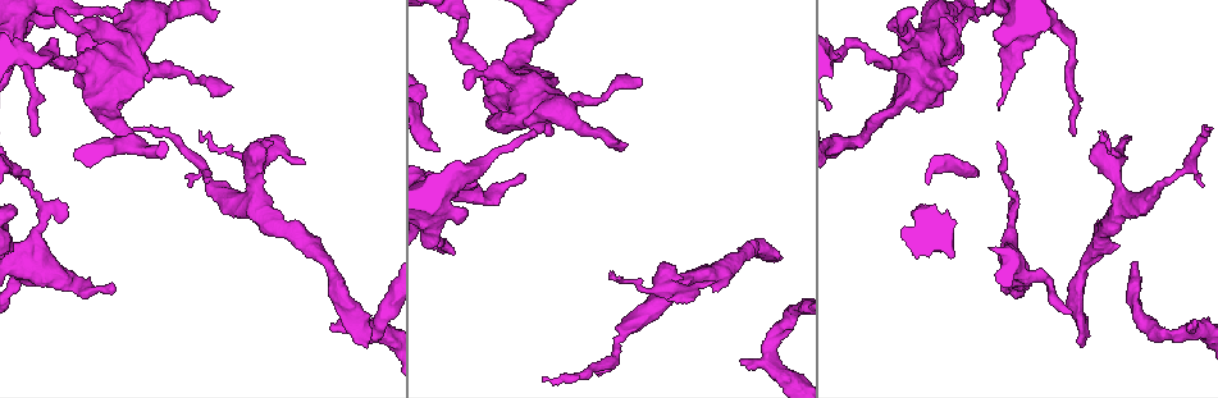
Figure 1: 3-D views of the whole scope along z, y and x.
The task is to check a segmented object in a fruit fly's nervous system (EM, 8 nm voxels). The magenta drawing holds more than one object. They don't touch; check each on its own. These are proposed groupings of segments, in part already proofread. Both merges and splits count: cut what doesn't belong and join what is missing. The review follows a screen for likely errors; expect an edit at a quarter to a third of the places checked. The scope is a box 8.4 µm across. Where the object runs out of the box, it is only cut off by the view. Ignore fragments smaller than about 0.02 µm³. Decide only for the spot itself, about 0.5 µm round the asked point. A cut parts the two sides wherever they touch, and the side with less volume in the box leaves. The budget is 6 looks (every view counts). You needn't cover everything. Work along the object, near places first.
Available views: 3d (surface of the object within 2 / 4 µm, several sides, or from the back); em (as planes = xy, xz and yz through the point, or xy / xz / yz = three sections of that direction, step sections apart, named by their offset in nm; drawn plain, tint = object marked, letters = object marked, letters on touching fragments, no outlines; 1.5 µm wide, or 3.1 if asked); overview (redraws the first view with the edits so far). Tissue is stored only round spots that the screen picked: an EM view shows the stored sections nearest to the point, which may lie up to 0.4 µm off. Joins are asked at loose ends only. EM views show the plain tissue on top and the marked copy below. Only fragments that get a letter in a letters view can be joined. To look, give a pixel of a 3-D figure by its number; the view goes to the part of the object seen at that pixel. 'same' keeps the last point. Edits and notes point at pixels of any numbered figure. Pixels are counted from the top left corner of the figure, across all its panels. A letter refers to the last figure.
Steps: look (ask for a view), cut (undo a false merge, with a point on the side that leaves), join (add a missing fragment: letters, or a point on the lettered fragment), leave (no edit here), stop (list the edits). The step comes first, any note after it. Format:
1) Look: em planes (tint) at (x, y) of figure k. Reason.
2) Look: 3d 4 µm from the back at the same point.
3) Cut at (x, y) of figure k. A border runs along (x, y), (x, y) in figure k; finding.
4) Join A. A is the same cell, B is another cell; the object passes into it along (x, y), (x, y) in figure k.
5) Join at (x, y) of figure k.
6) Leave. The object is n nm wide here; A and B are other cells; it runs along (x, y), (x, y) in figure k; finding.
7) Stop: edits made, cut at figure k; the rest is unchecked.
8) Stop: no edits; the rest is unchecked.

Look: 3d 4 µm at (138, 65) of figure 1. Calibre changes.

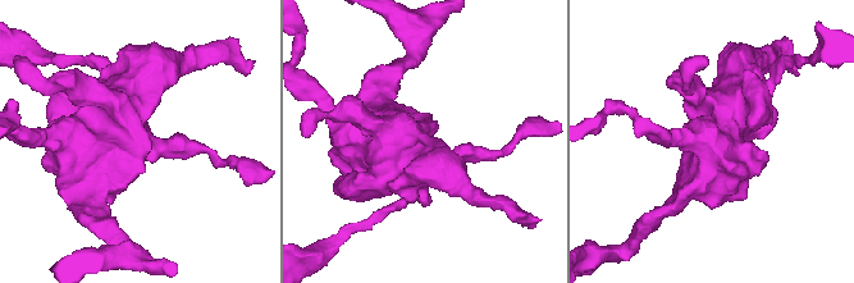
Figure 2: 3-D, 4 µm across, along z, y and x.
Look: em planes (letters) at (140, 137) of figure 2. Shape alone is not enough.

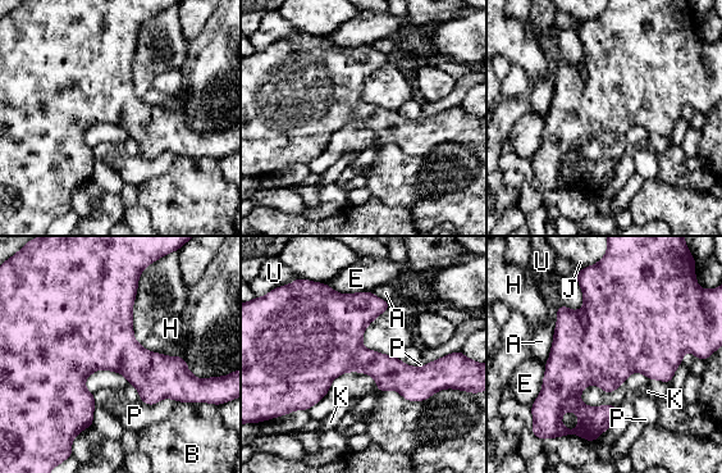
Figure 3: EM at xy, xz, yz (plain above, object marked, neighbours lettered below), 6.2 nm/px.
Leave. A, B, E, H, J, K, P and U are other cells; a border runs along (554, 330), (551, 354), (545, 364) in figure 3; continuous, no second neuron.

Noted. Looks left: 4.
Look: em planes (letters) at (1010, 228) of figure 1. Thick turns thin.

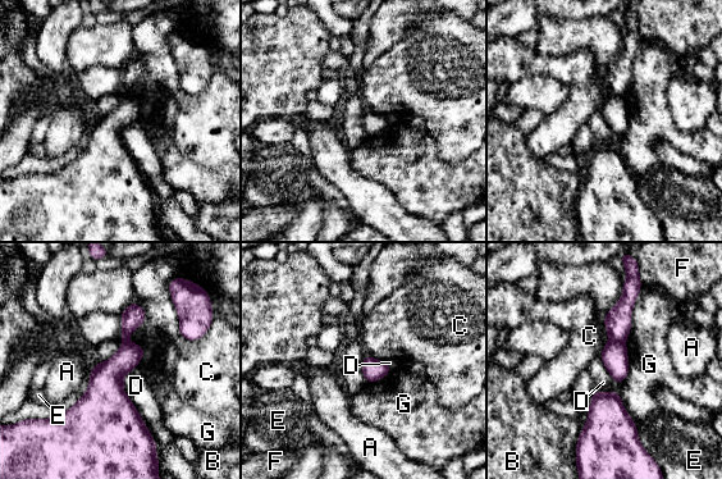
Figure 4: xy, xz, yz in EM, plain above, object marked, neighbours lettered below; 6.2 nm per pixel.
Cut at (617, 322) of figure 4. A, B, C, D, E, F and G are other cells; two neurons meet here.

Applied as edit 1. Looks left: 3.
Look: em yz step 4 (letters) at (846, 42) of figure 1. Sharp bend.

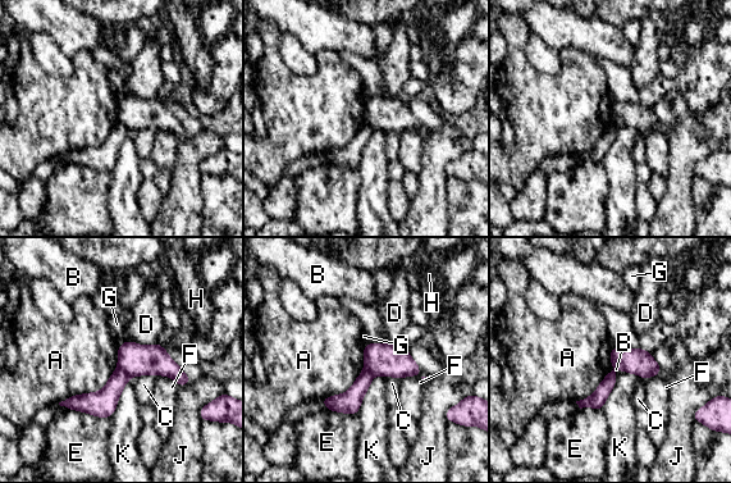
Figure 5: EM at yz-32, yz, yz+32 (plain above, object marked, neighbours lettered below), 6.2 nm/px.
Look: em planes (letters) at the same point. Another direction.

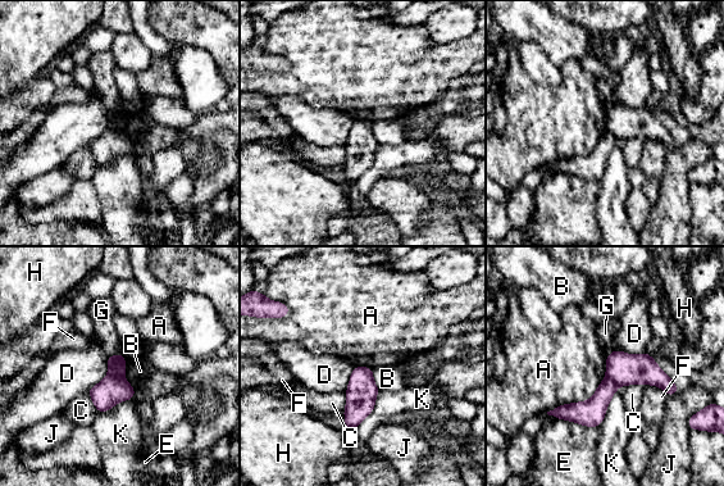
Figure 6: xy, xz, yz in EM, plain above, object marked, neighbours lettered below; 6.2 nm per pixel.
Cut at (110, 390) of figure 6. The longest contact is with A, 500 nm; A, B, C, D, E, F, G, H, J and K are other cells; a border runs along (109, 375), (122, 377) in figure 6; a second neuron is stuck on.

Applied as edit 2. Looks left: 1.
Stop: edits made, cut at figure 4, cut at figure 6; the rest is unchecked.

